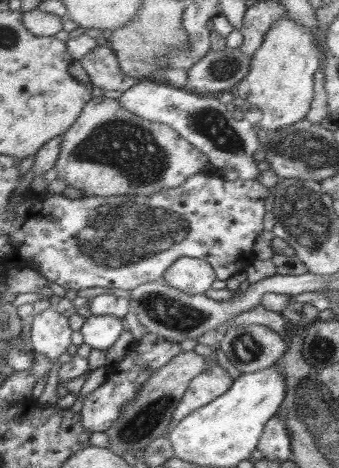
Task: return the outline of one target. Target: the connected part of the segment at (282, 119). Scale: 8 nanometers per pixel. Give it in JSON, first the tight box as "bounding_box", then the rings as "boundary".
{"bounding_box":[233,17,320,132],"boundary":[[[285,17],[276,20],[254,52],[248,74],[234,86],[233,94],[238,104],[261,110],[263,118],[257,126],[266,132],[305,120],[314,96],[314,74],[320,68],[319,55],[314,36],[306,26]]]}

